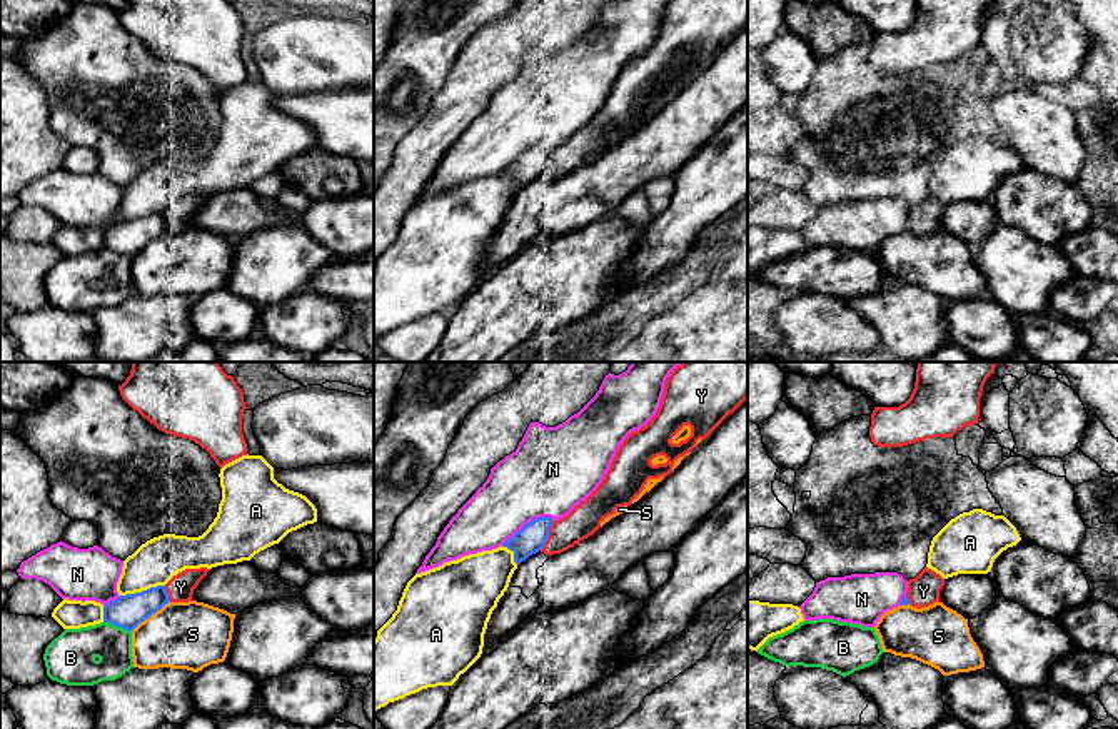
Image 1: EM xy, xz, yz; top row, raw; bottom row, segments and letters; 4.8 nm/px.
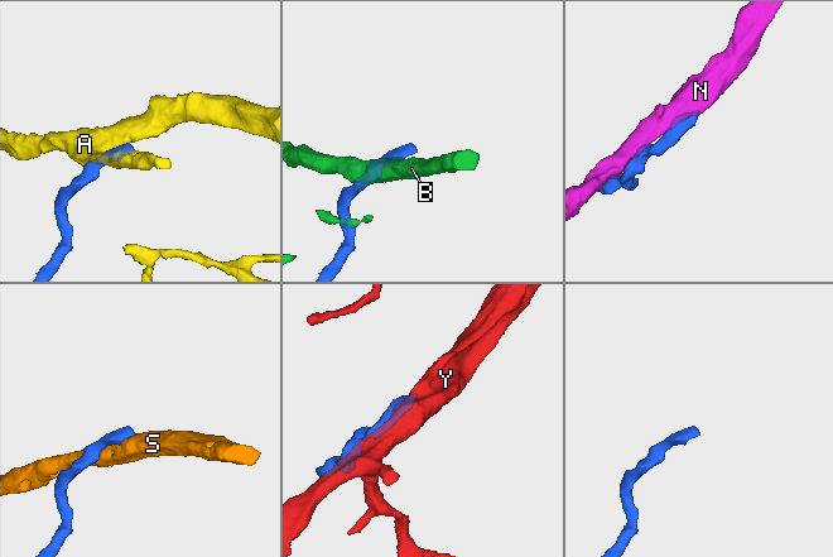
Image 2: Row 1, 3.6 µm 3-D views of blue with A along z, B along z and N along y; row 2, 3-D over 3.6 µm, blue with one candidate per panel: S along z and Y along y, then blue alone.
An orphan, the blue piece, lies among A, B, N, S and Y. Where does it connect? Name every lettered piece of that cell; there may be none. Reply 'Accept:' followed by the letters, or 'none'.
Accept: Y

